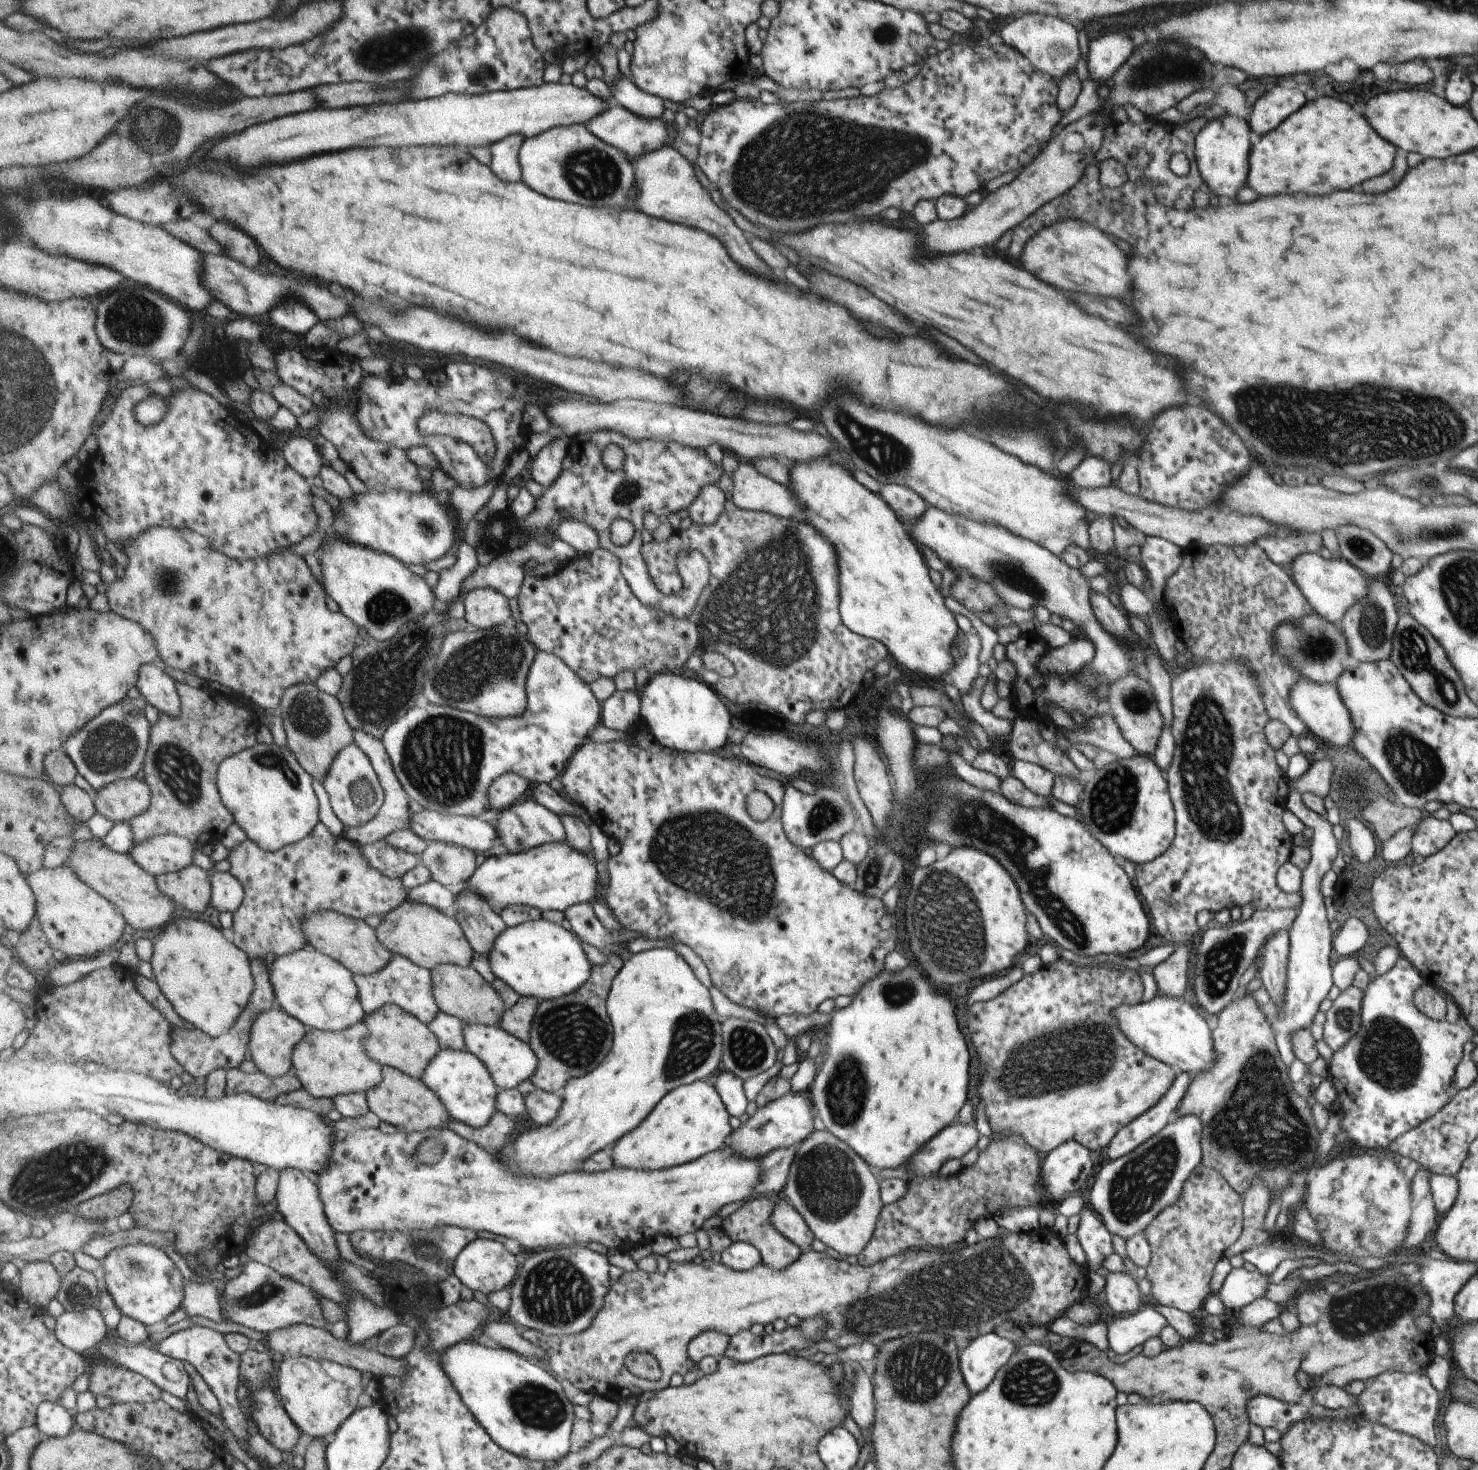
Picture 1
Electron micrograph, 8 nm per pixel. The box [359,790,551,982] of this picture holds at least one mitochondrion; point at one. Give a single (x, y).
(517, 843)

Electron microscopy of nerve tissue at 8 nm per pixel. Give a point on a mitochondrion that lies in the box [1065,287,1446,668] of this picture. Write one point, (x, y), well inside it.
(1372, 622)

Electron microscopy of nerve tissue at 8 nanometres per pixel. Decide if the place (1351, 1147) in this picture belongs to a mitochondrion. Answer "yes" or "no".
no

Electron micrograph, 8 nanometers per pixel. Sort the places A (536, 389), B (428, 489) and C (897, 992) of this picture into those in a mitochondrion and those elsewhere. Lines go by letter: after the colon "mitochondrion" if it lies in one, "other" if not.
A: other
B: other
C: mitochondrion

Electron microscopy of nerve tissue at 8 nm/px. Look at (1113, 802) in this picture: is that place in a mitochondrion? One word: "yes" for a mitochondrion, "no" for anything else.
yes

